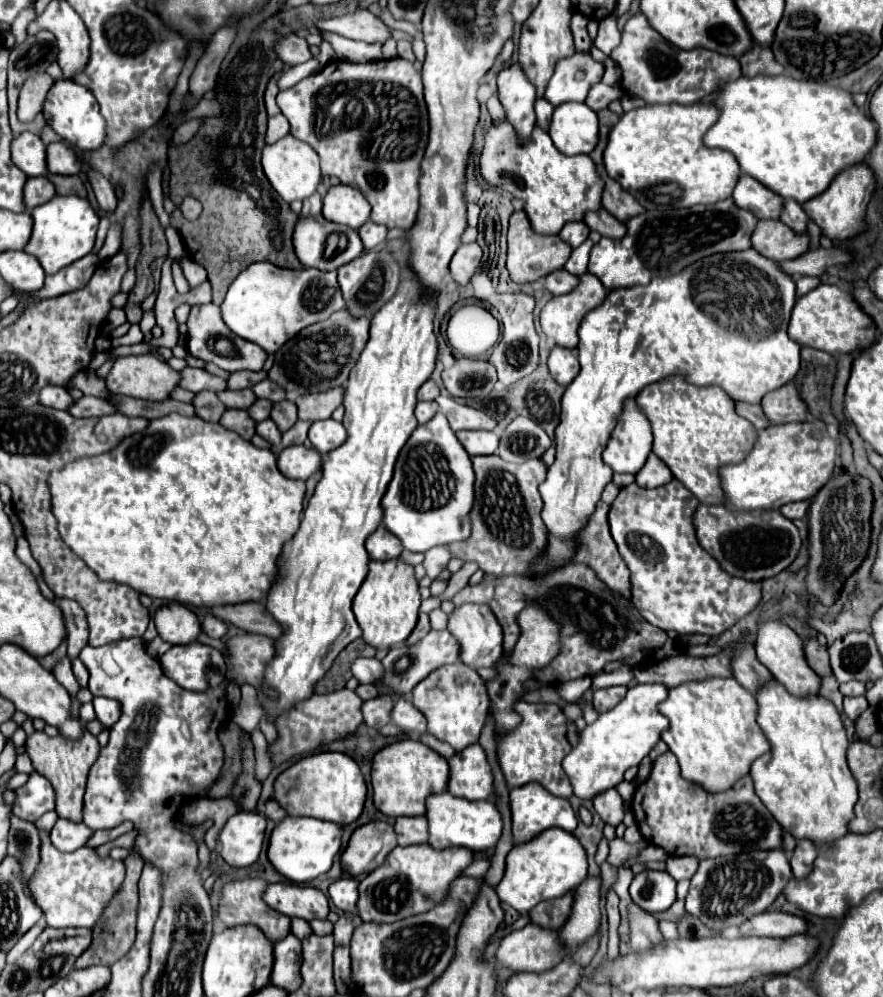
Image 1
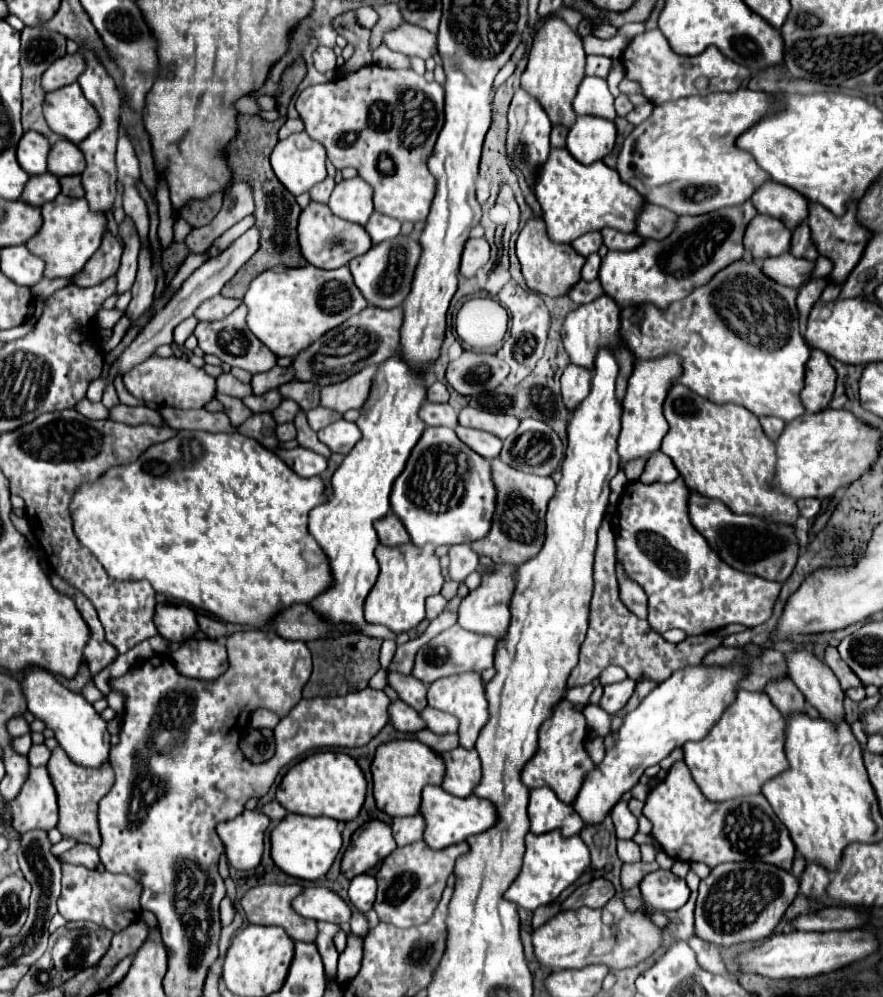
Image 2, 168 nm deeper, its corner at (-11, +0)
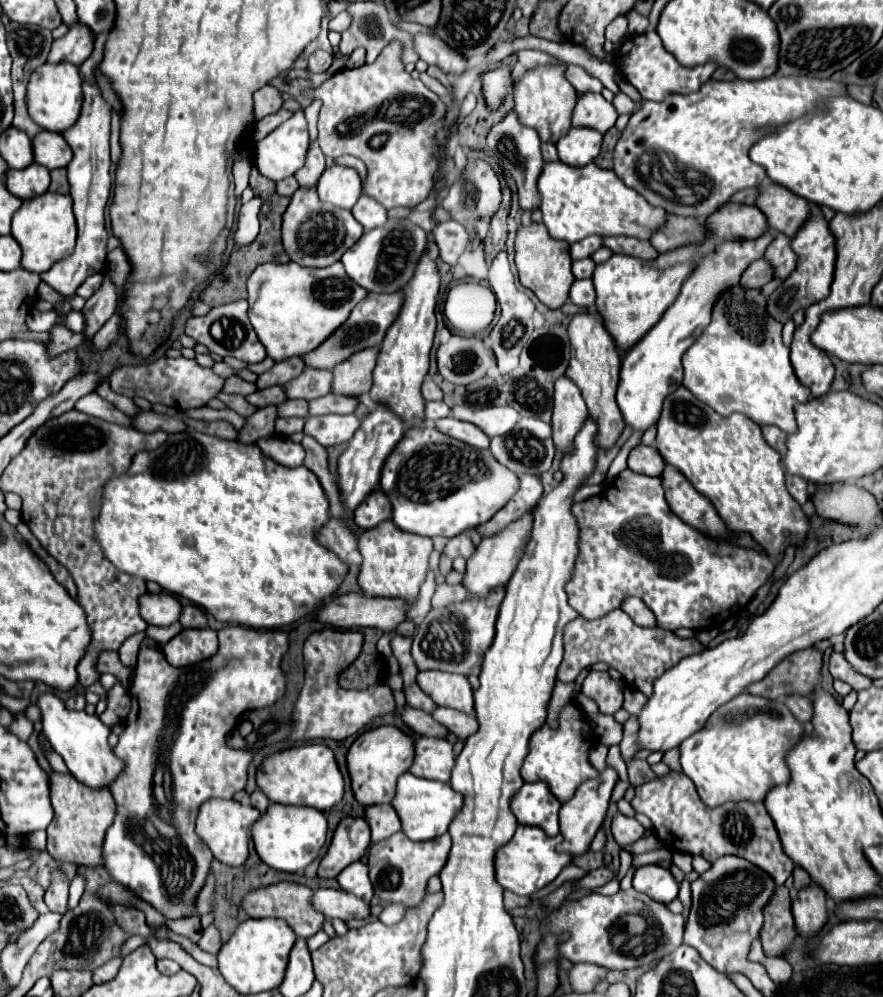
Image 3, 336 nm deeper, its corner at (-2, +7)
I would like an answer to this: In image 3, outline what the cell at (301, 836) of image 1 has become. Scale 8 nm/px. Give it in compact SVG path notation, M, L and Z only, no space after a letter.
M270 804L252 828L254 848L264 864L280 872L304 870L320 852L326 842L326 816L316 808Z

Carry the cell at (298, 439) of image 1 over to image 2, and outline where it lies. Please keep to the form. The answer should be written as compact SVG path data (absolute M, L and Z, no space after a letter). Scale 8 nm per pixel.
M315 407L315 409L307 411L307 419L309 419L309 427L313 431L319 431L319 429L327 427L329 423L341 419L341 415L335 413L335 411L331 411L331 409L325 409L325 407Z

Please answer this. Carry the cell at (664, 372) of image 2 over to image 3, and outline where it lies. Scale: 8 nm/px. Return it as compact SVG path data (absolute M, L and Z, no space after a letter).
M770 232L760 238L742 242L718 242L718 248L698 262L698 268L684 280L678 298L664 312L660 322L628 352L622 356L622 372L618 384L618 406L622 410L624 422L634 430L646 430L660 418L662 400L682 384L682 352L694 344L694 338L702 334L702 328L710 324L710 308L718 300L718 292L738 284L742 272L758 258L764 256L766 246L774 240Z

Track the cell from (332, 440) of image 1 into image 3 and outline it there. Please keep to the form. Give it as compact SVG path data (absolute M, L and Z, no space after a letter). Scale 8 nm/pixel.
M326 414L326 416L310 416L304 426L304 434L312 436L322 446L336 446L348 442L354 432L360 428L360 418L354 414Z

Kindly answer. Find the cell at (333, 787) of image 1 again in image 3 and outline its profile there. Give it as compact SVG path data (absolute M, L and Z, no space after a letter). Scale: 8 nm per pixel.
M324 744L294 746L266 756L256 772L256 784L270 802L312 806L322 812L336 806L344 794L344 778L336 766L332 750Z

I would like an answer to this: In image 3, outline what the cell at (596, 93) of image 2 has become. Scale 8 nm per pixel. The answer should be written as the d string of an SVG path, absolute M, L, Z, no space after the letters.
M580 94L572 124L576 128L594 128L602 134L606 134L610 128L614 128L614 122L618 118L618 112L612 108L610 102L602 98L602 94Z

